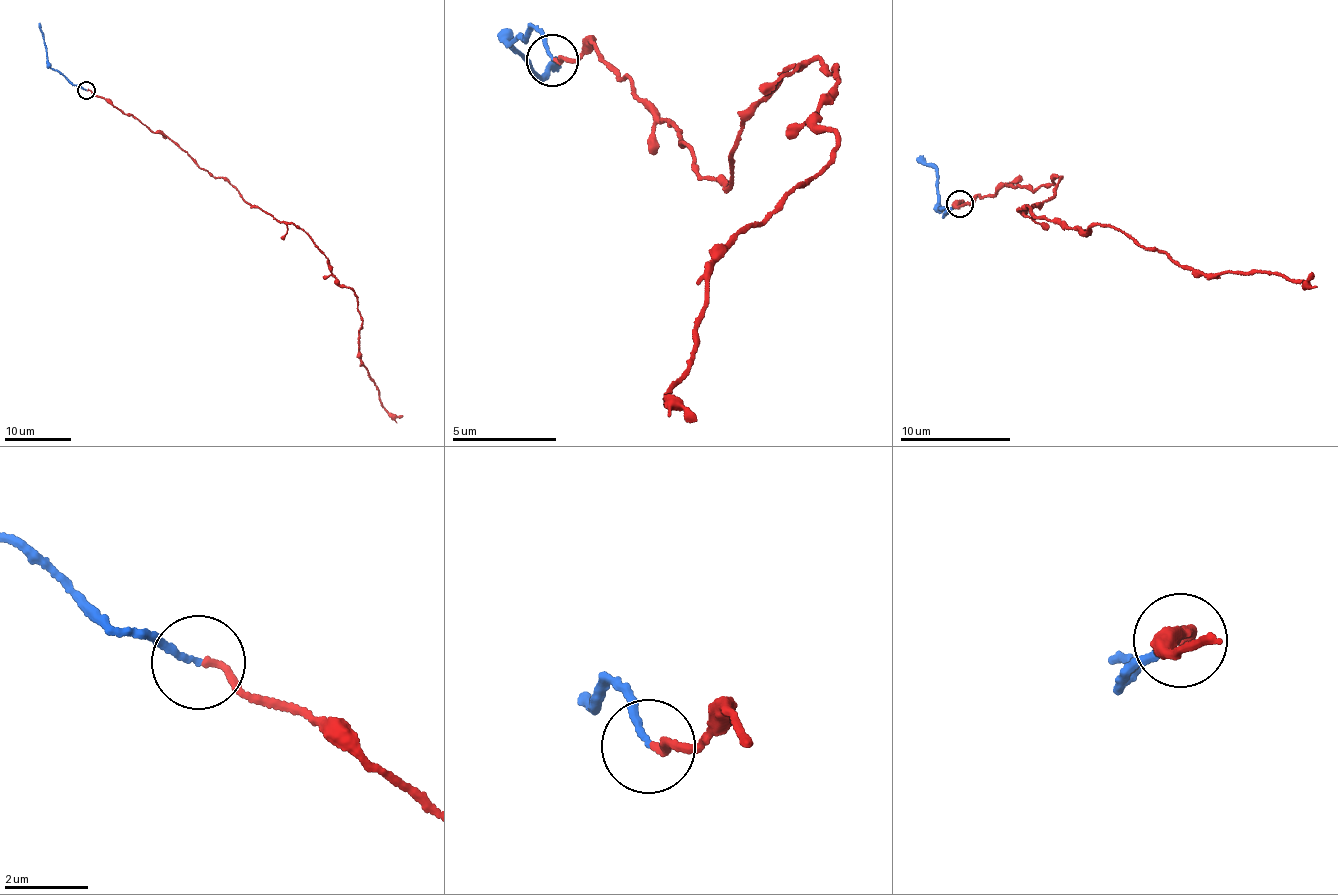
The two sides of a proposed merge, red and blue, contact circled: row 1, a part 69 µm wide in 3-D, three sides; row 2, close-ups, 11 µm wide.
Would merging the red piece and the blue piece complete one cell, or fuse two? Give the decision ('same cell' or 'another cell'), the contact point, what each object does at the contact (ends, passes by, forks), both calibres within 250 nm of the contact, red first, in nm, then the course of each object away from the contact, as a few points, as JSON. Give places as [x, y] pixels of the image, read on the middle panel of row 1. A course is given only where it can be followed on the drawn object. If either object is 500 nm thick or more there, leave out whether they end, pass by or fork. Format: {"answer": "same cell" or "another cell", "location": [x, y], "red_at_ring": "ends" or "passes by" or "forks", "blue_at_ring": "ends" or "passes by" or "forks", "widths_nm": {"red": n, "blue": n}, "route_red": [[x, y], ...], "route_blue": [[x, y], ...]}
{"answer": "same cell", "location": [552, 60], "red_at_ring": "ends", "blue_at_ring": "ends", "widths_nm": {"red": 150, "blue": 130}, "route_red": [[554, 59], [589, 41], [729, 188], [789, 67], [836, 68], [827, 170], [707, 276], [666, 401], [696, 423]], "route_blue": [[554, 59], [535, 29], [504, 41], [540, 77], [560, 67]]}

